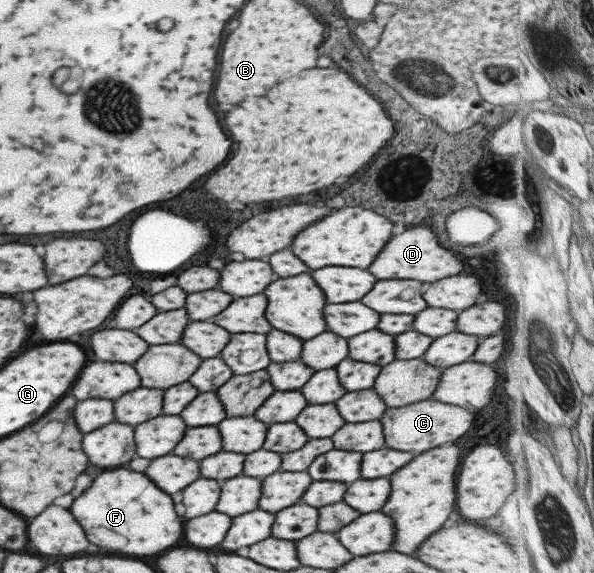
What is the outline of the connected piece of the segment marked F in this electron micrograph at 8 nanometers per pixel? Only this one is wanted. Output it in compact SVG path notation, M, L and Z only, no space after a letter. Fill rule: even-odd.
M127 469L99 473L69 511L83 527L87 541L109 553L155 555L173 547L181 537L181 519L175 515L171 499L145 475Z

